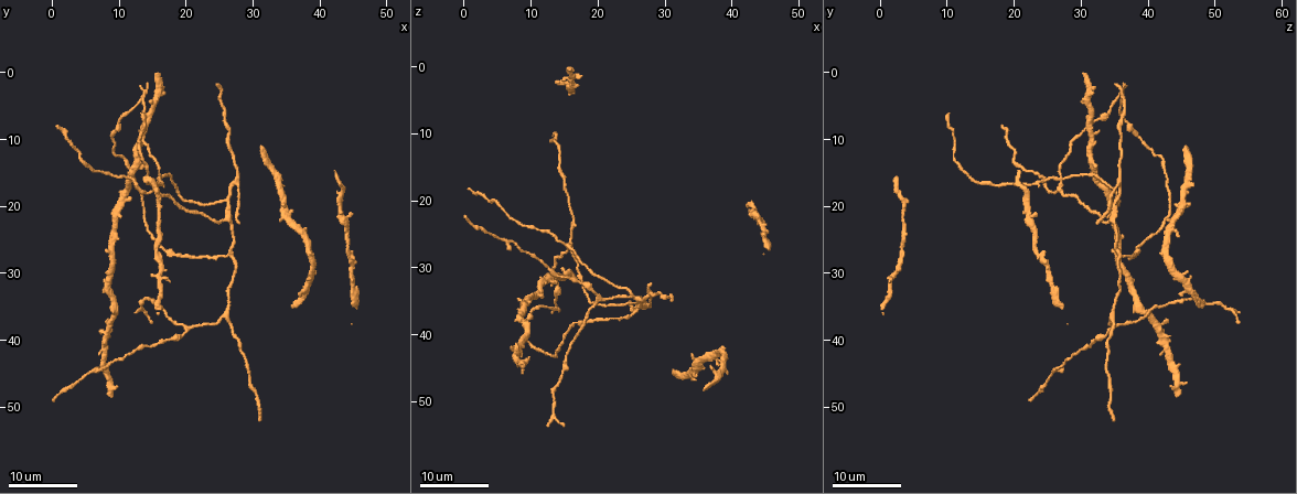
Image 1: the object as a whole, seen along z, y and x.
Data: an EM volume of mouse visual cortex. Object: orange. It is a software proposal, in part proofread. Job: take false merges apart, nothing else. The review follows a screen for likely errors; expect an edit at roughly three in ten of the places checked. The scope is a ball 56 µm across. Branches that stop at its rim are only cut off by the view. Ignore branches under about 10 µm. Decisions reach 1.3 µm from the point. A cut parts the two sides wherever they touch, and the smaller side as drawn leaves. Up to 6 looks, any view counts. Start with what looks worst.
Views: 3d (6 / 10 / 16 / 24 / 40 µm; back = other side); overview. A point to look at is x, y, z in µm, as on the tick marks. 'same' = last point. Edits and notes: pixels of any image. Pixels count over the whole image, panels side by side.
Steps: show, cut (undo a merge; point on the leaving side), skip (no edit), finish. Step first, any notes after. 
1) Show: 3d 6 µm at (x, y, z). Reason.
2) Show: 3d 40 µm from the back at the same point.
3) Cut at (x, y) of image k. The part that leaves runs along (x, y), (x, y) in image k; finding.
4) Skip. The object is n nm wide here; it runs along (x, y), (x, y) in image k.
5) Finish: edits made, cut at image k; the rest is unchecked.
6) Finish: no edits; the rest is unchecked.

Show: 3d 24 µm at (25.5, 36.5, 34.5). Arms part here.

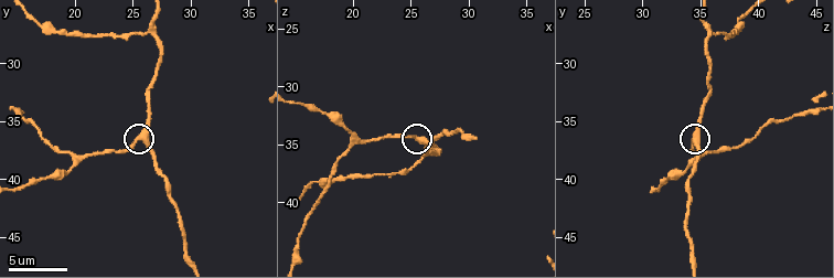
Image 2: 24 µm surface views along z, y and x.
Show: 3d 10 µm at (25.8, 36.4, 34.4).

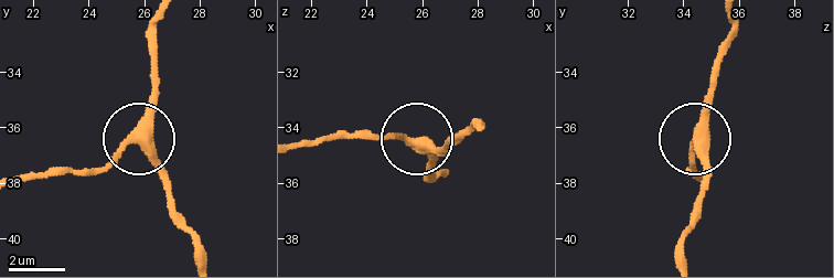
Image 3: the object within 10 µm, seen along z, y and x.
Skip. It runs along (729, 20), (733, 34), (696, 141), (706, 195) in image 3; one cell here.

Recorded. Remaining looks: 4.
Show: 3d 10 µm at (20.0, 38.2, 34.6). Branch point.

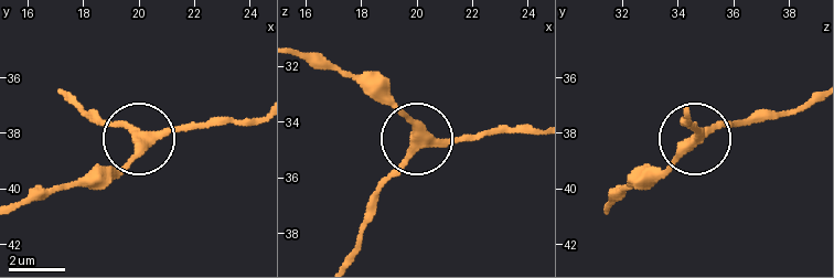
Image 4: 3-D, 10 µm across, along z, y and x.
Skip. The object is 320 nm wide here; it runs along (536, 130), (423, 137), (369, 199) in image 4; one cell here.

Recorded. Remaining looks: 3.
Show: 3d 10 µm at (27.6, 29.4, 35.8). Calibre changes.

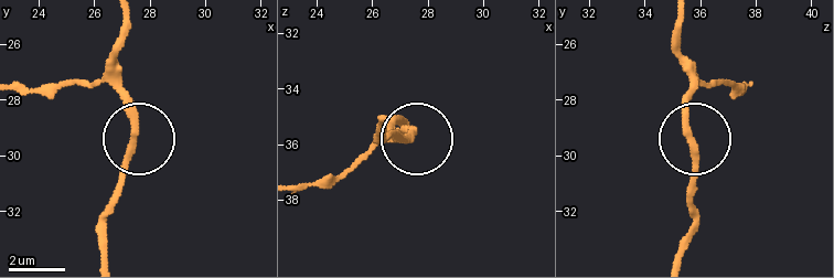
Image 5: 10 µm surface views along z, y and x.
Show: 3d 6 µm at (27.3, 29.3, 35.6).

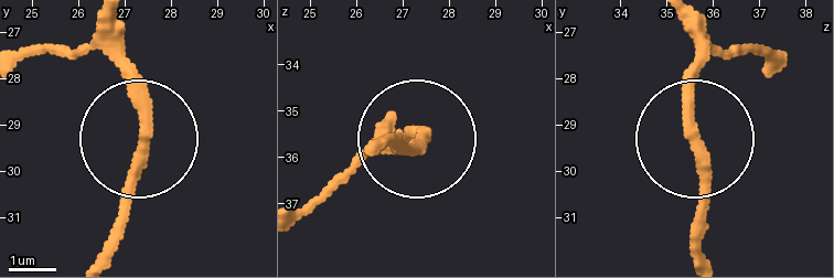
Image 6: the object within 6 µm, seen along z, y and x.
Skip. The object is 270 nm wide here; it runs along (119, 20), (142, 151), (111, 258) in image 6; all the same cell.

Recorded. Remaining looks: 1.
Finish: no edits; the rest is unchecked.

